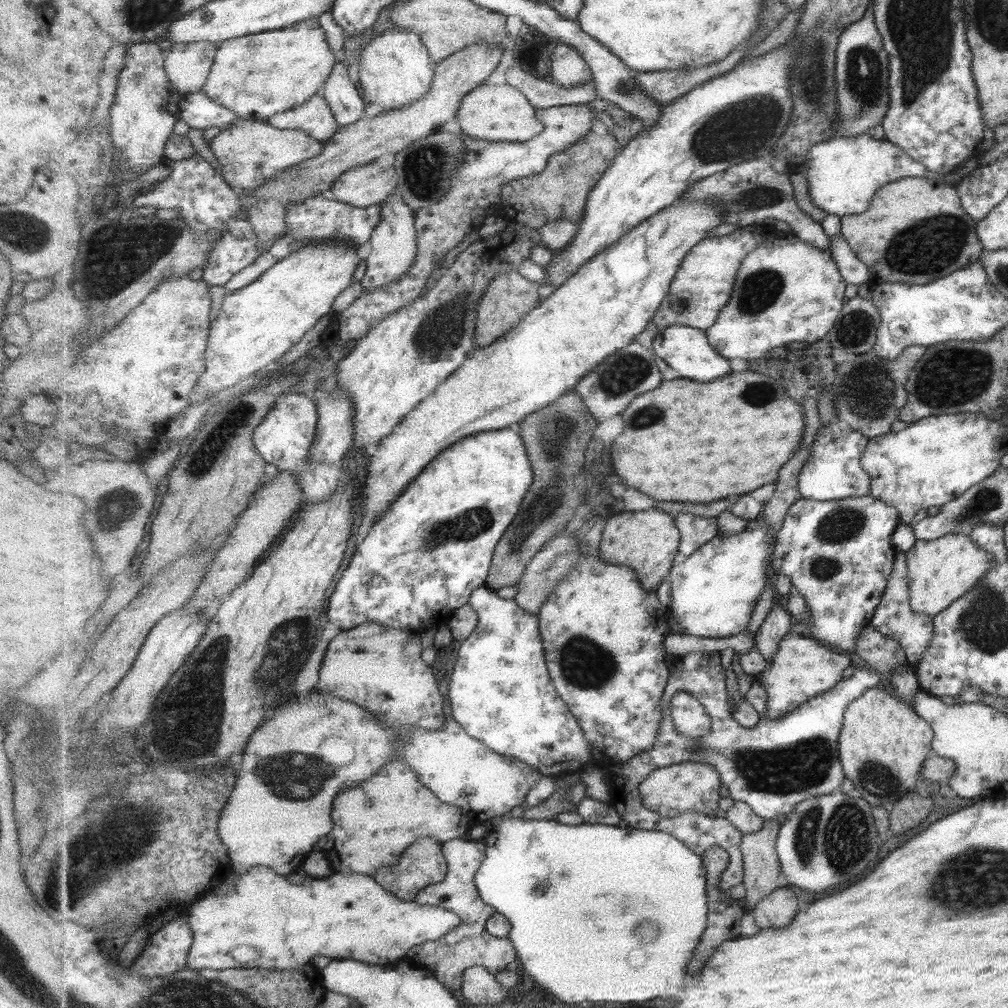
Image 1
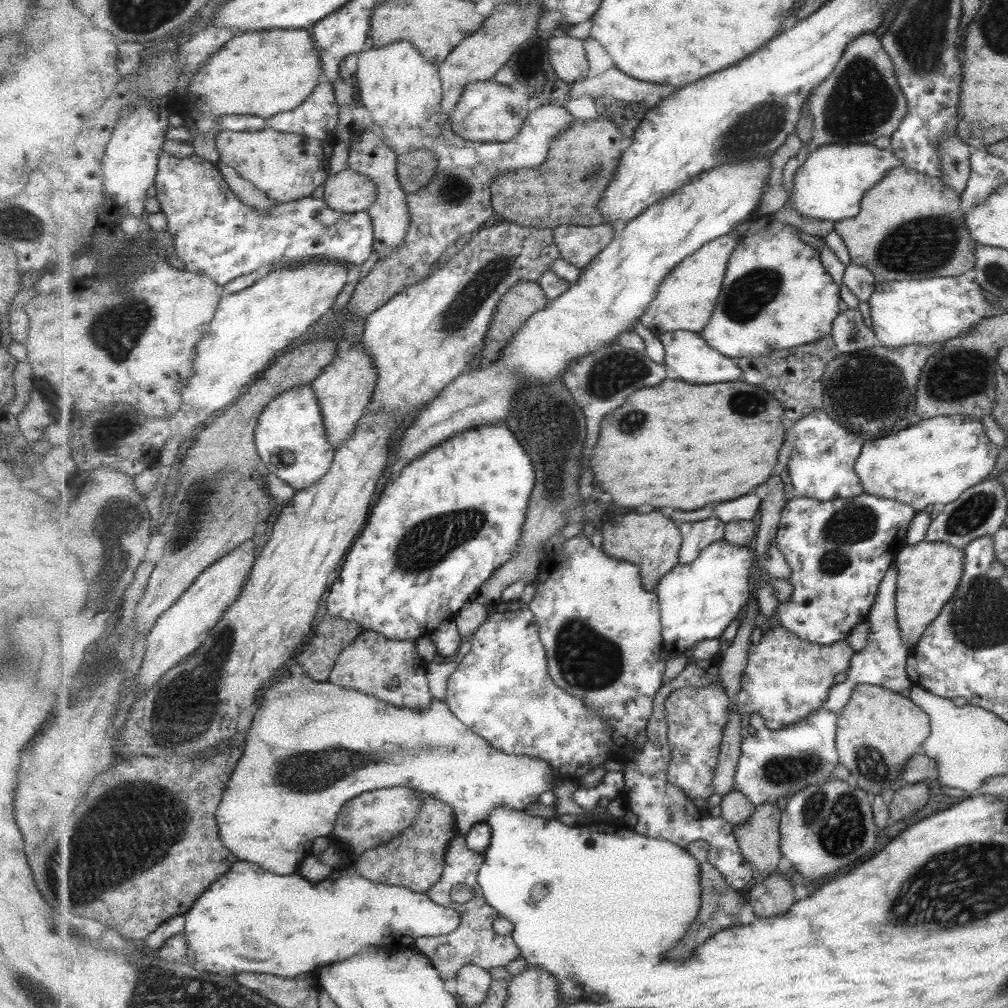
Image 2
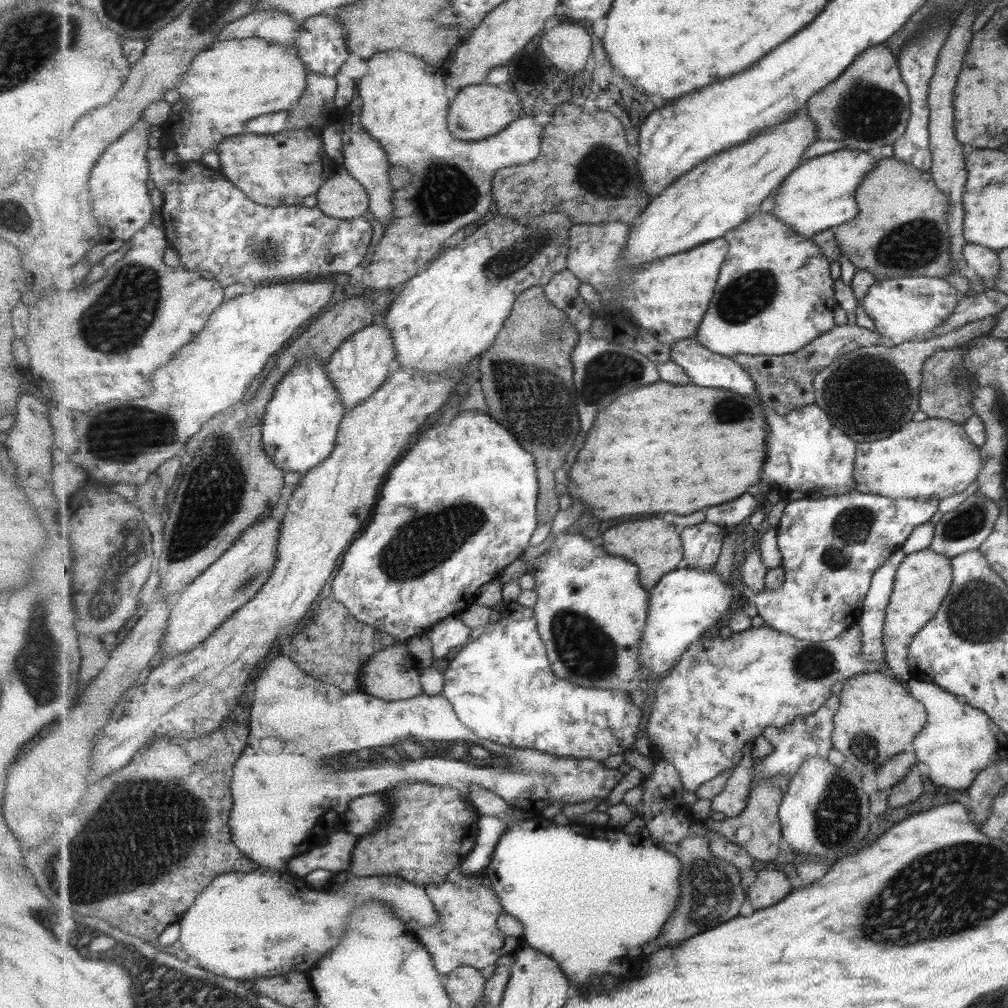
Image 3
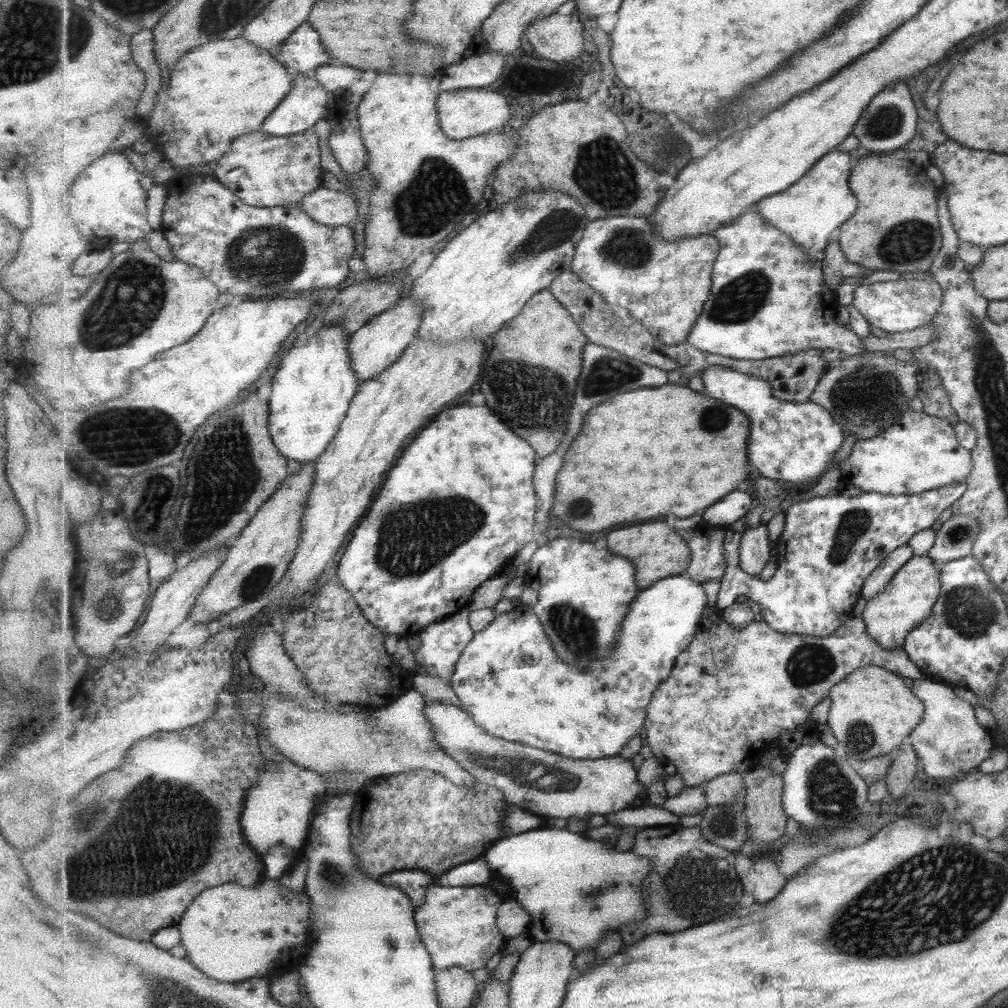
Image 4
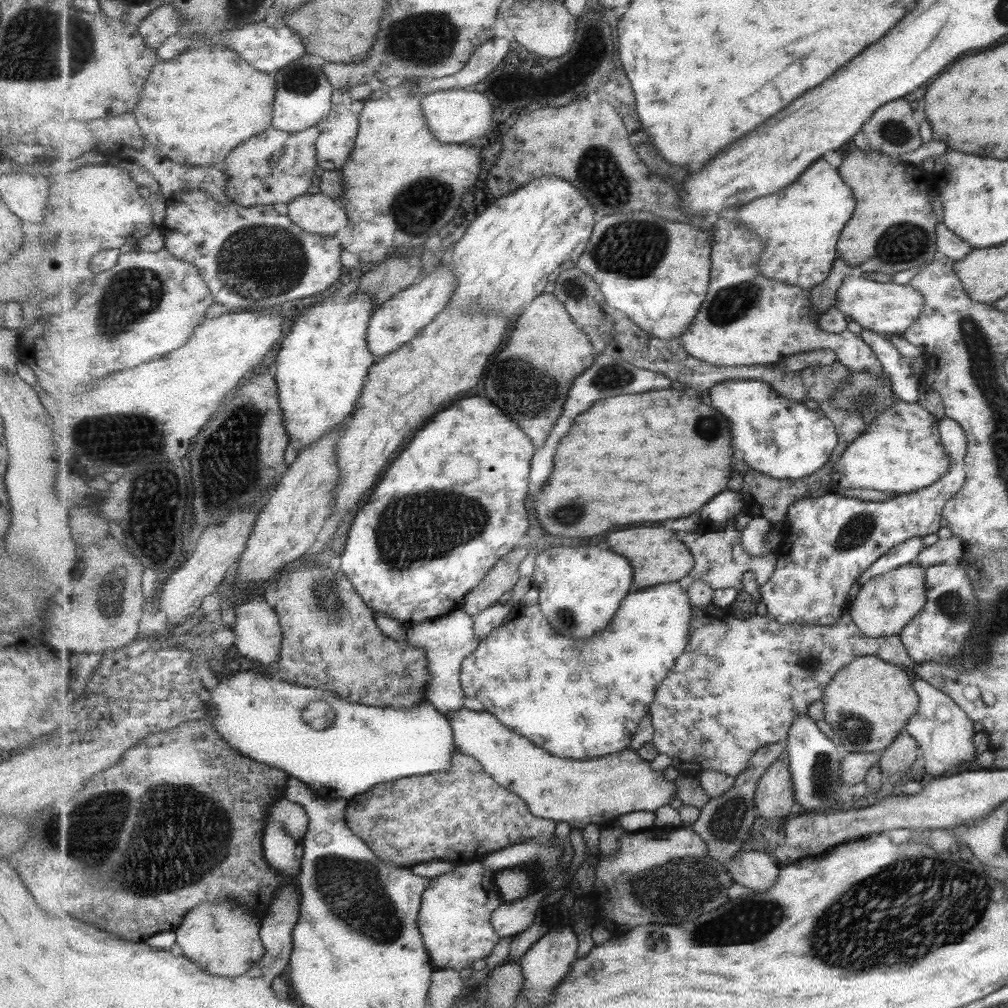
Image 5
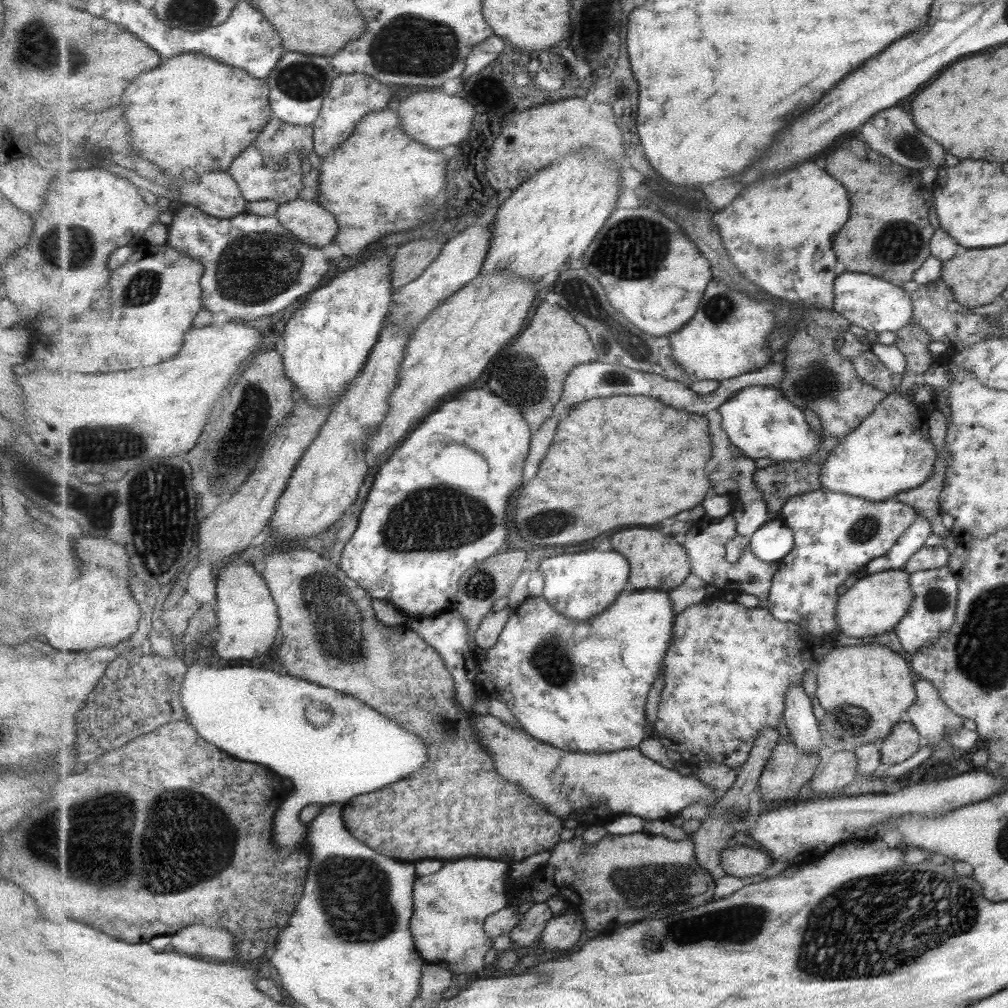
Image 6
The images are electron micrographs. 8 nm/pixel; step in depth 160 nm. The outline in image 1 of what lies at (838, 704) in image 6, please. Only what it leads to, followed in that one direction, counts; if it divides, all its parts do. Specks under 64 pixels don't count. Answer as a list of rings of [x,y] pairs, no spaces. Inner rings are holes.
[[[875,687],[854,700],[844,717],[844,727],[840,736],[840,759],[846,777],[853,782],[860,796],[863,797],[865,792],[887,802],[898,802],[903,795],[913,792],[919,770],[922,770],[925,764],[925,754],[929,752],[929,742],[932,742],[932,728],[914,711],[910,703],[893,697],[886,689]]]

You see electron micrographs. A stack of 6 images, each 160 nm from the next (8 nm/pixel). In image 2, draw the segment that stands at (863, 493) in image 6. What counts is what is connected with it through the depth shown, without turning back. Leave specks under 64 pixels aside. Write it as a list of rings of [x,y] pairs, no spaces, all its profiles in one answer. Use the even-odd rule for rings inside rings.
[[[969,415],[934,416],[932,419],[920,420],[915,426],[909,424],[909,428],[890,434],[891,436],[863,443],[856,471],[862,478],[865,494],[888,497],[889,500],[909,504],[915,513],[923,511],[927,504],[946,505],[953,502],[967,488],[981,483],[993,470],[999,451],[999,447],[990,441],[979,418]]]

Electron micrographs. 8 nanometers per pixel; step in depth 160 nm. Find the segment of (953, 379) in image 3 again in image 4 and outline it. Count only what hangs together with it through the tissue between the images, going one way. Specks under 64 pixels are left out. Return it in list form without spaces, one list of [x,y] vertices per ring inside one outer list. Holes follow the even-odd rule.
[[[925,365],[915,374],[915,379],[917,380],[915,397],[922,402],[922,411],[952,426],[957,424],[958,416],[952,409],[937,371],[932,366]]]

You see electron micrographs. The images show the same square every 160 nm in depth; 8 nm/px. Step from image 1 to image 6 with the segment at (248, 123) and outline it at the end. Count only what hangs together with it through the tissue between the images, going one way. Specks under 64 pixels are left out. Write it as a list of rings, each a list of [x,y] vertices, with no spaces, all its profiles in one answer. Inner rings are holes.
[[[273,114],[269,124],[263,126],[263,133],[258,140],[235,158],[228,171],[239,184],[242,195],[248,202],[274,200],[281,206],[300,196],[306,164],[309,164],[307,155],[313,151],[315,148],[312,125],[293,126]]]

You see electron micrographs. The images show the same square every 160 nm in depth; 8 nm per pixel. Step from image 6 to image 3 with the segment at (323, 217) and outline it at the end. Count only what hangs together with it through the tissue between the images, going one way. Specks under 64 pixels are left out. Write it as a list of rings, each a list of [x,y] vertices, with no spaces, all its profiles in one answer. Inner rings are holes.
[[[346,168],[321,187],[316,207],[331,218],[353,219],[370,212],[370,192]]]

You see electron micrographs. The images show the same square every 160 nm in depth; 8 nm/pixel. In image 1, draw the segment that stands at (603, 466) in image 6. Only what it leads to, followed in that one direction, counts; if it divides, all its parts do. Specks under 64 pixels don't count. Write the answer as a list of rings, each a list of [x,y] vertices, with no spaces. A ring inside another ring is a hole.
[[[749,368],[746,371],[731,371],[729,374],[711,382],[693,382],[693,380],[681,376],[672,380],[665,380],[662,382],[661,388],[639,396],[639,400],[635,400],[631,404],[631,408],[627,408],[623,414],[625,422],[627,422],[627,428],[613,446],[613,460],[615,460],[617,474],[623,478],[623,482],[627,486],[639,488],[645,494],[653,496],[655,500],[677,500],[677,502],[683,502],[685,498],[689,502],[715,502],[715,500],[721,500],[721,498],[727,498],[727,496],[733,496],[733,494],[753,492],[757,488],[763,488],[765,484],[775,484],[777,478],[779,478],[781,468],[800,449],[801,440],[803,440],[805,430],[807,430],[807,420],[805,420],[805,410],[803,410],[802,404],[795,397],[789,396],[787,389],[778,380]]]

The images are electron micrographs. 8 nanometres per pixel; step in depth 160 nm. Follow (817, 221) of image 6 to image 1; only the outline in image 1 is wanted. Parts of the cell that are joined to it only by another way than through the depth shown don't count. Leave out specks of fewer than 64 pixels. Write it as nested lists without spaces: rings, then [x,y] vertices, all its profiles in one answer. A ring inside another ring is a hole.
[[[867,134],[849,138],[833,138],[826,142],[819,143],[812,148],[810,154],[810,170],[807,172],[810,182],[810,193],[813,202],[829,215],[861,215],[870,207],[873,196],[891,182],[906,177],[921,177],[925,168],[922,164],[911,160],[906,152],[897,145],[889,144],[887,140],[874,140]]]

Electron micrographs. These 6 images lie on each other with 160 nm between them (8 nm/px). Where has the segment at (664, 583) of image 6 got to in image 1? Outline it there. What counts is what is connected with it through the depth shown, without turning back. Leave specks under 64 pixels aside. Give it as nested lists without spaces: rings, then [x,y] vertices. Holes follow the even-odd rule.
[[[659,510],[625,512],[609,520],[603,534],[601,556],[609,564],[635,568],[643,589],[657,592],[670,577],[681,543],[682,532],[673,516]]]

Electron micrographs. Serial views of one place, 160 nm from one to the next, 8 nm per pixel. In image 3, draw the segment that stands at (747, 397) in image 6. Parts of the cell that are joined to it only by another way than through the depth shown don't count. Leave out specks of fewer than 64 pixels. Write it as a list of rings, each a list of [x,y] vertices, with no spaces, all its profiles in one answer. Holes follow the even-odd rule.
[[[681,339],[675,341],[671,350],[671,361],[679,365],[688,375],[690,382],[697,386],[709,388],[723,388],[738,392],[739,394],[759,400],[755,393],[755,384],[749,376],[749,372],[743,370],[743,365],[739,364],[732,357],[726,357],[719,353],[711,352],[703,348],[700,342],[693,339]],[[812,404],[786,416],[769,412],[768,421],[772,428],[768,438],[771,460],[767,460],[765,476],[769,478],[771,488],[775,484],[775,488],[791,496],[791,500],[807,496],[837,496],[856,490],[854,472],[859,442],[835,425],[824,408]]]

